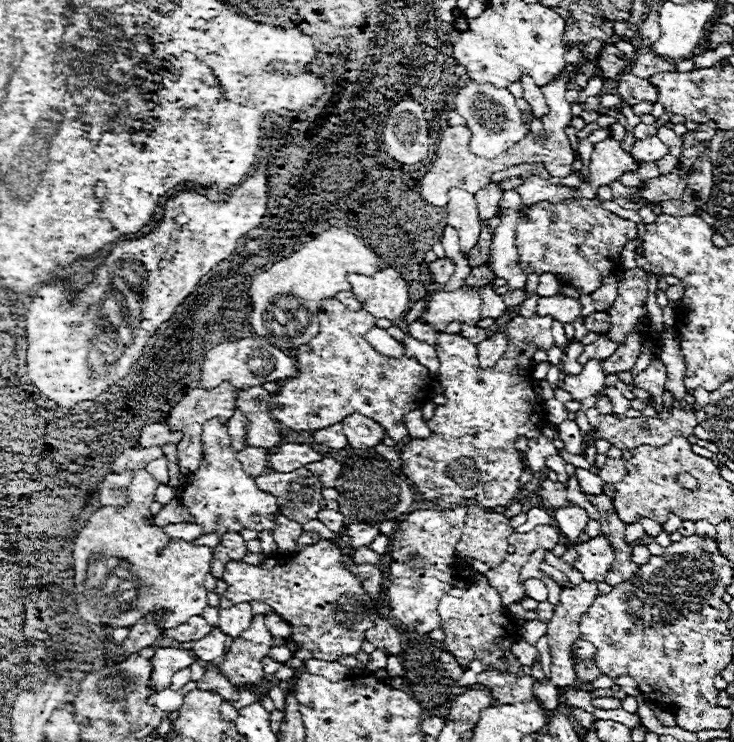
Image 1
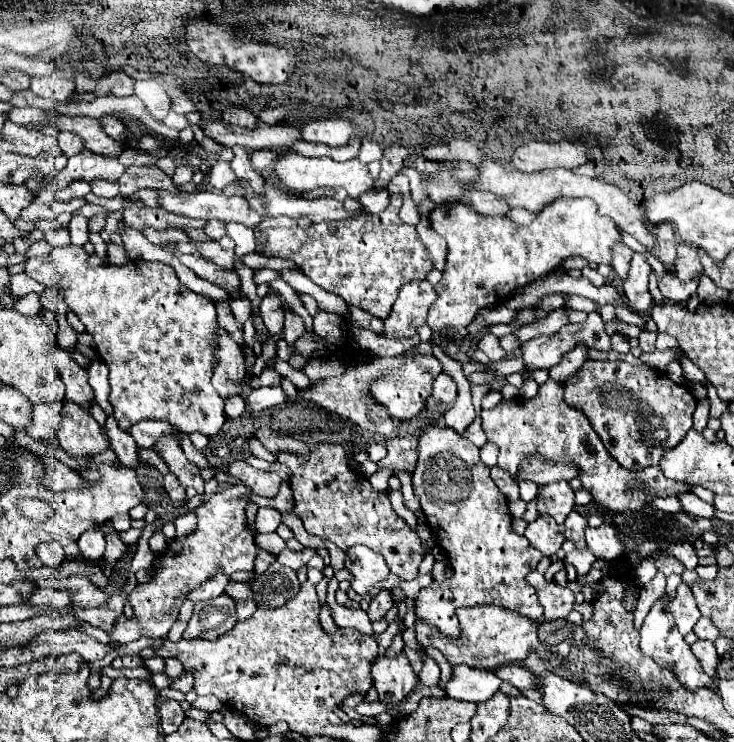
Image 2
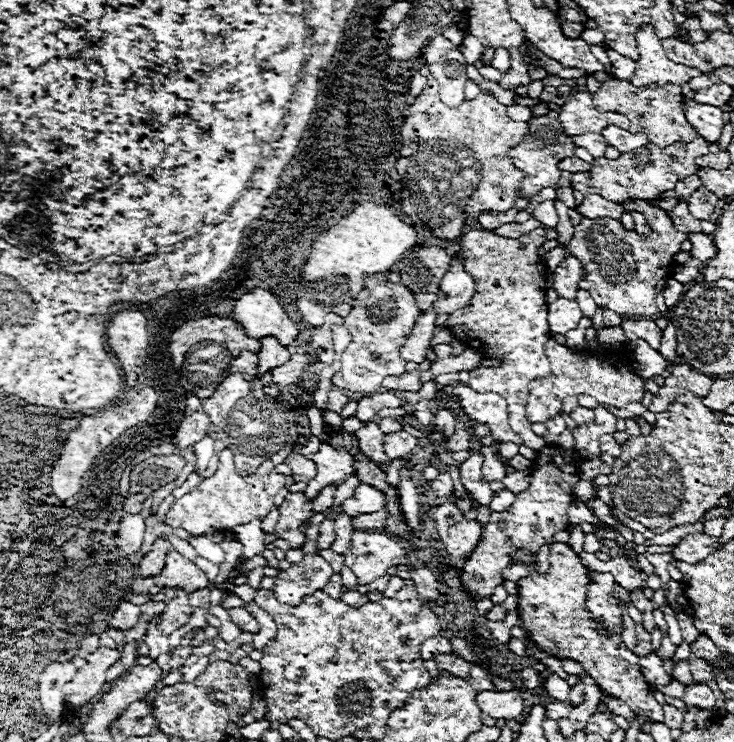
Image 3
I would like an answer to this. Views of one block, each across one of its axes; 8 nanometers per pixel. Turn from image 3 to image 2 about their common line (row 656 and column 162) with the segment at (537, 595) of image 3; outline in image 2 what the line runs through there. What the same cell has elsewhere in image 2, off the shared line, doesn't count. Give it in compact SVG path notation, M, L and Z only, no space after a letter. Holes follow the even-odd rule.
M234 484L226 490L220 490L212 494L204 504L200 504L194 512L198 516L198 528L190 536L182 540L172 540L166 548L166 552L156 560L152 568L152 582L148 584L138 584L132 594L130 594L130 604L134 608L134 618L120 618L110 634L114 642L134 642L138 638L166 638L168 630L178 618L180 606L186 600L186 594L192 592L192 588L198 588L202 582L206 582L218 568L224 568L226 574L232 574L236 570L252 570L254 568L254 558L256 558L256 544L252 532L246 528L244 520L244 510L246 504L250 502L250 490L242 484Z

